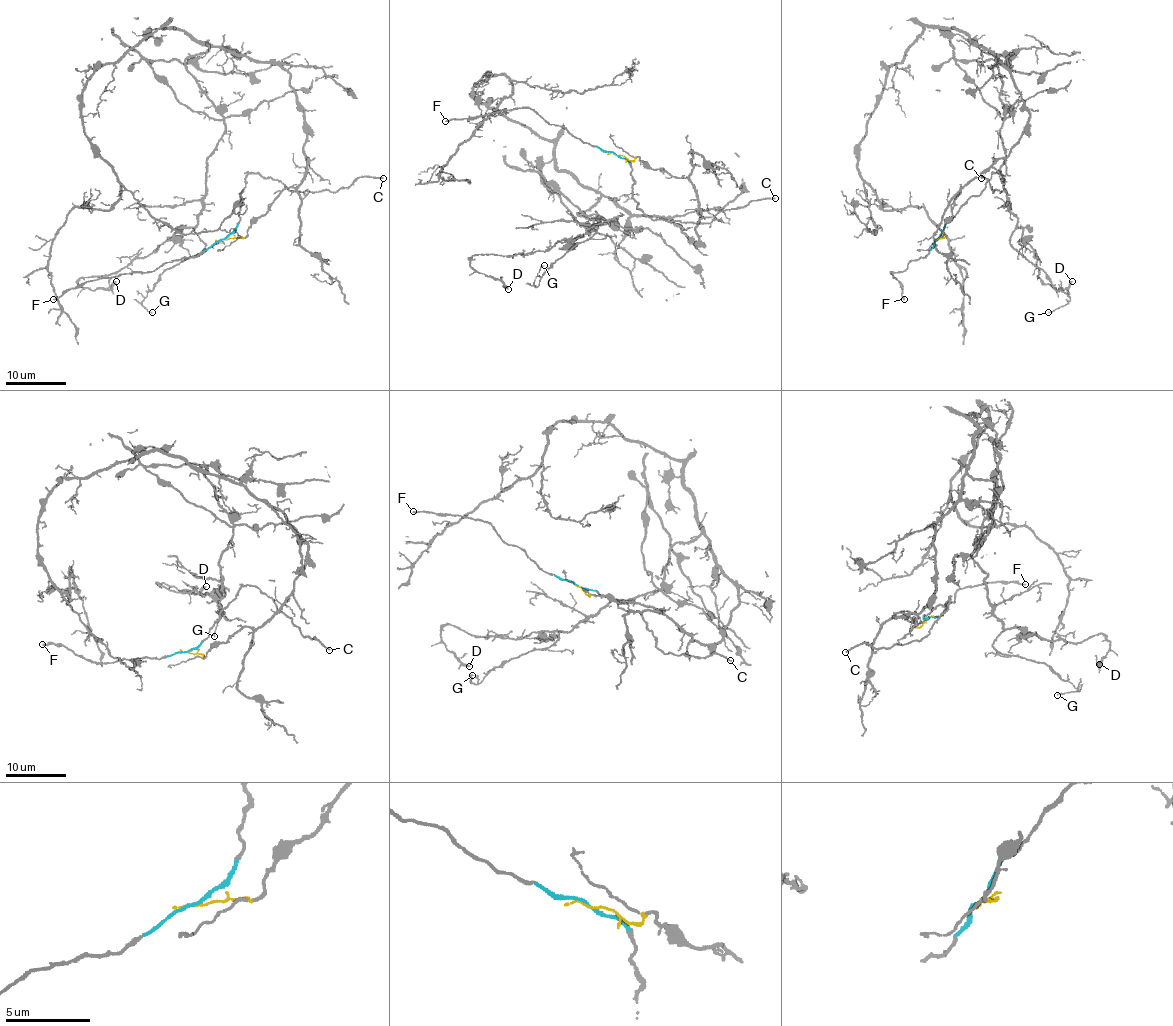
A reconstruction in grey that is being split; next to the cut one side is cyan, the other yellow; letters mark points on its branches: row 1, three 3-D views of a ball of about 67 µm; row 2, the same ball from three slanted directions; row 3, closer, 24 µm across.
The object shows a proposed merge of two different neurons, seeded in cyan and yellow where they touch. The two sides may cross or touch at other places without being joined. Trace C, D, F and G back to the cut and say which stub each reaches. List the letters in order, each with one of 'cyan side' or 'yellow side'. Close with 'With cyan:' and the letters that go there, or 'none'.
C: cyan side
D: yellow side
F: cyan side
G: yellow side
With cyan: C, F

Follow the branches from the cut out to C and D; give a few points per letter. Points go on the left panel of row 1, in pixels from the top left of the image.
C: (223, 239), (239, 220), (247, 176), (257, 173), (278, 179), (290, 191), (334, 191), (358, 177), (382, 177)
D: (223, 239), (304, 177), (305, 125), (286, 71), (209, 47), (203, 211), (78, 281), (116, 281)

